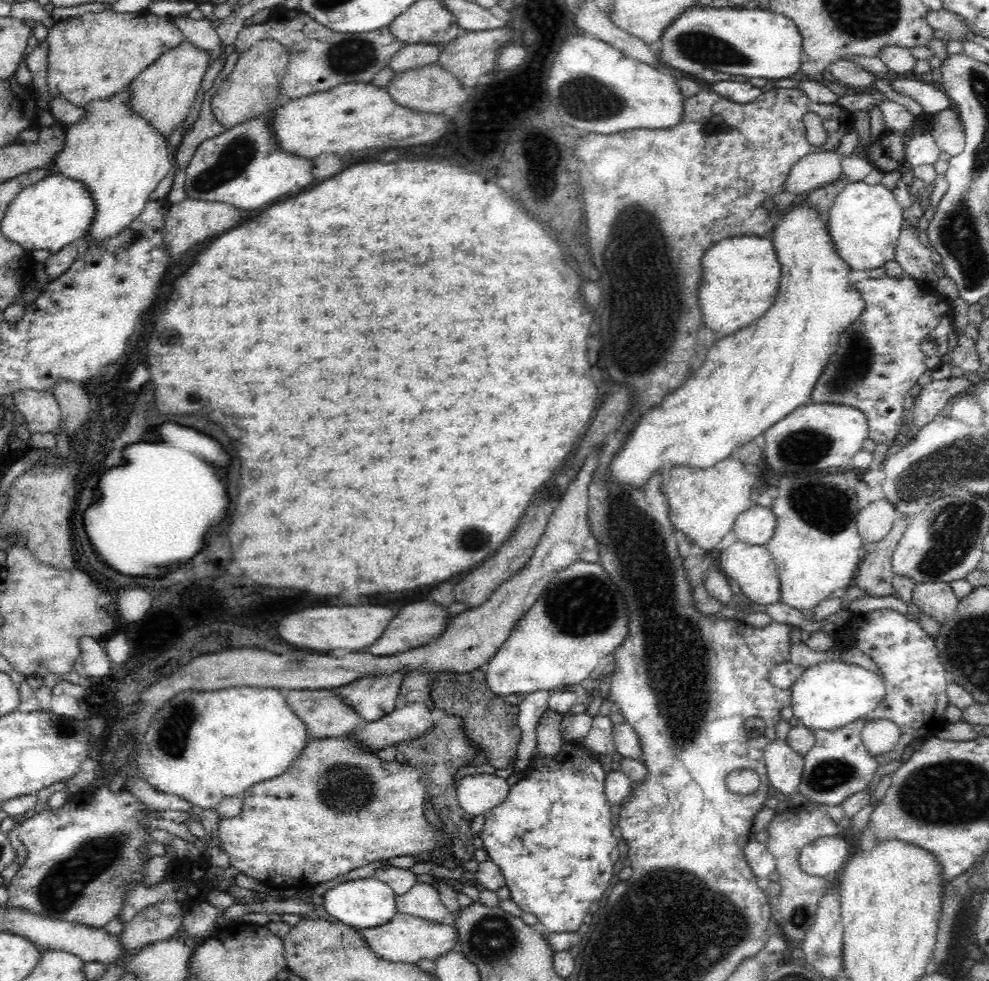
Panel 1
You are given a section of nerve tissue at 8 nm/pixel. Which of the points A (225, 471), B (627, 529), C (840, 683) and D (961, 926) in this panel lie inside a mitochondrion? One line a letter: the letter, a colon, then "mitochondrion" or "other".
A: other
B: mitochondrion
C: other
D: other

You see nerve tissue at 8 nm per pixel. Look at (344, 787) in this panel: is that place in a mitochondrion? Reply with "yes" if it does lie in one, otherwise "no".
yes

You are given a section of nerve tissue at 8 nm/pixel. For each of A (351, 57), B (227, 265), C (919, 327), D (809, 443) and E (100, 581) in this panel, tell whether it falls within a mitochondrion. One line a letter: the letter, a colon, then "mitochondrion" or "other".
A: mitochondrion
B: other
C: other
D: mitochondrion
E: other

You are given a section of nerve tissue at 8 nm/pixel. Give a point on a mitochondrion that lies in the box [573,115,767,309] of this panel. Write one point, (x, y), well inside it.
(640, 222)

